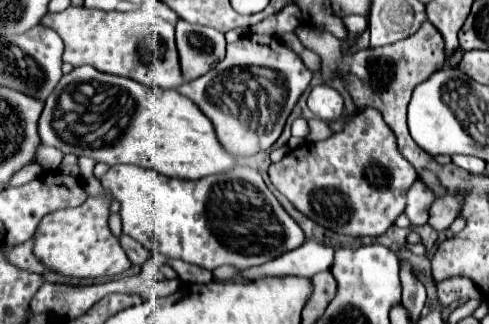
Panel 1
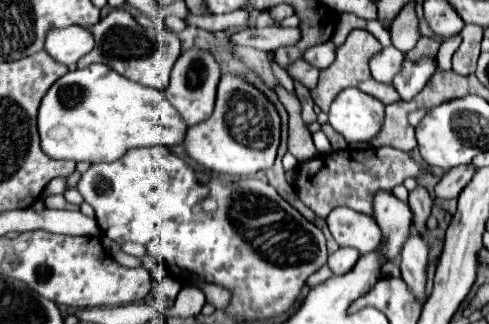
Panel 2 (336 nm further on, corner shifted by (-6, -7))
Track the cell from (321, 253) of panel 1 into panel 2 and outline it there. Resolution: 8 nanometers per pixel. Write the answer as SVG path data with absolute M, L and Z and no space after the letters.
M340 248L340 250L336 250L334 254L328 256L326 264L332 270L332 274L340 276L340 274L350 272L354 268L354 264L358 262L358 258L360 258L358 250L354 250L354 248Z

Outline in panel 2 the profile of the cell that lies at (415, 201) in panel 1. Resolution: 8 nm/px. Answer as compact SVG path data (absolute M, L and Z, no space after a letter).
M458 166L450 170L434 188L434 198L458 198L458 194L464 190L464 186L472 180L472 170L468 166Z

